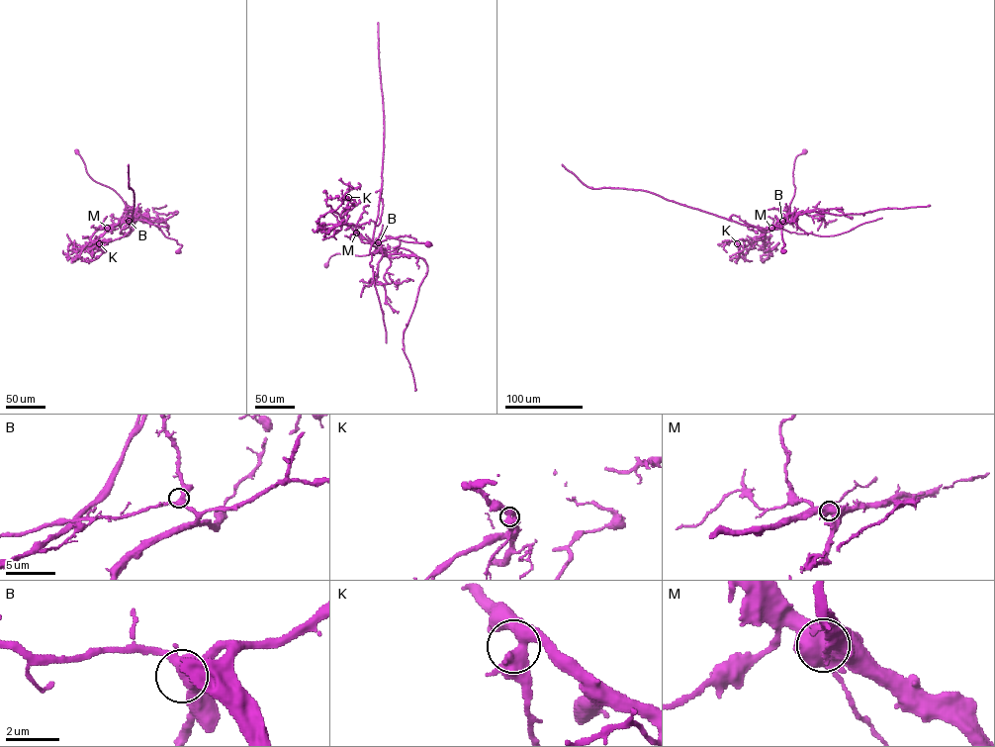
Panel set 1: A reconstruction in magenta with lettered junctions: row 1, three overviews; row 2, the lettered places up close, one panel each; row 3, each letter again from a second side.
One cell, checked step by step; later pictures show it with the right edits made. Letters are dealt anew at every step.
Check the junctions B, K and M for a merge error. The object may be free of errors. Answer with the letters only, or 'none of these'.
M

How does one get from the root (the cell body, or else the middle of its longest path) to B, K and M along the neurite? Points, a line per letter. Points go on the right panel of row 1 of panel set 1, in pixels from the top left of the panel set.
B: (783, 252), (781, 227), (775, 216), (782, 221)
K: (783, 252), (781, 227), (775, 216), (781, 222), (778, 226), (766, 230), (746, 246), (737, 243)
M: (783, 252), (781, 227), (775, 216), (781, 223), (771, 228)

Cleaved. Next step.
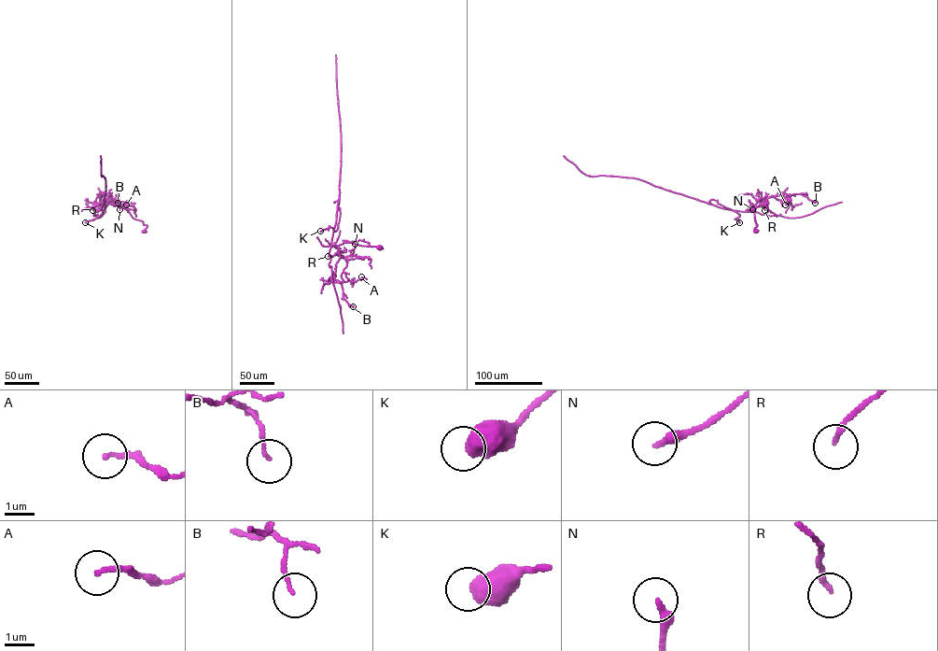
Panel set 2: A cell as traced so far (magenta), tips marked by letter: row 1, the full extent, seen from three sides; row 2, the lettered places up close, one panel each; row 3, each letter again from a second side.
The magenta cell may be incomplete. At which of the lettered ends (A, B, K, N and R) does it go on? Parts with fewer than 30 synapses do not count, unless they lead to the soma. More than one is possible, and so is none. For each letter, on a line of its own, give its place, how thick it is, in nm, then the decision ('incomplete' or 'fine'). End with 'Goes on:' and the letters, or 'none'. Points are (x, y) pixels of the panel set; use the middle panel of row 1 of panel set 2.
A: at (361, 276); 150 nm thick; fine
B: at (353, 306); 110 nm thick; fine
K: at (320, 231); 650 nm thick; fine
N: at (355, 244); 300 nm thick; fine
R: at (328, 256); 170 nm thick; fine
Goes on: none

